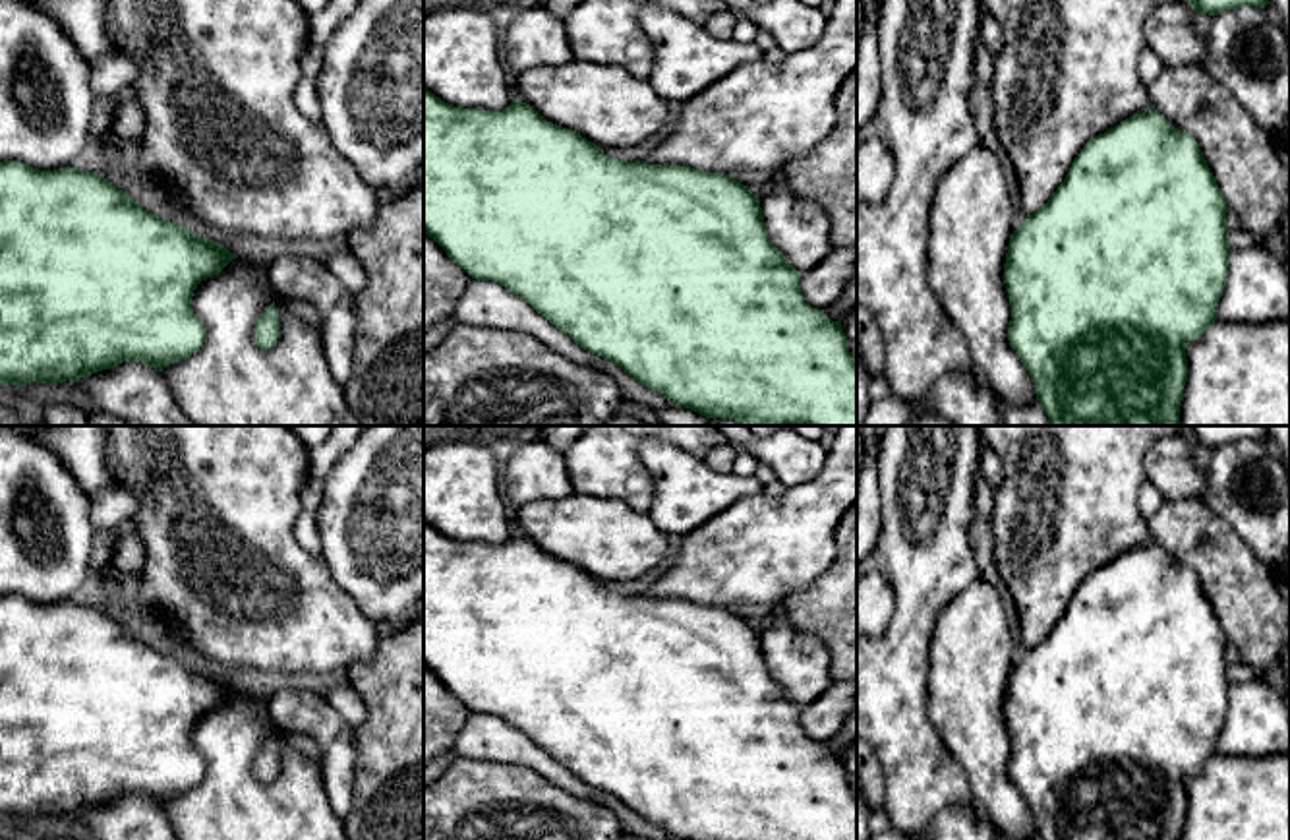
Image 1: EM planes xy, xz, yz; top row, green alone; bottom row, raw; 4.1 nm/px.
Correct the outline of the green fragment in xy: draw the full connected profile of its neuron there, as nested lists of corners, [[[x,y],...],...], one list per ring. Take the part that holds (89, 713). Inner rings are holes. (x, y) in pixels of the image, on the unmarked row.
[[[0,596],[0,817],[58,819],[122,795],[143,795],[162,805],[190,792],[207,770],[191,743],[193,724],[236,691],[228,681],[149,646],[103,608]]]

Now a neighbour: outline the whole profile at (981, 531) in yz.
[[[975,509],[969,540],[975,554],[975,561],[979,565],[979,577],[990,583],[1002,598],[1004,612],[1010,623],[1011,641],[1013,641],[1013,664],[1017,664],[1027,652],[1021,641],[1017,608],[994,563],[992,525],[979,509]]]

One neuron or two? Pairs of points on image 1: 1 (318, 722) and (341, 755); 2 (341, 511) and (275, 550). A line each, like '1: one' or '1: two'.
1: one
2: two

